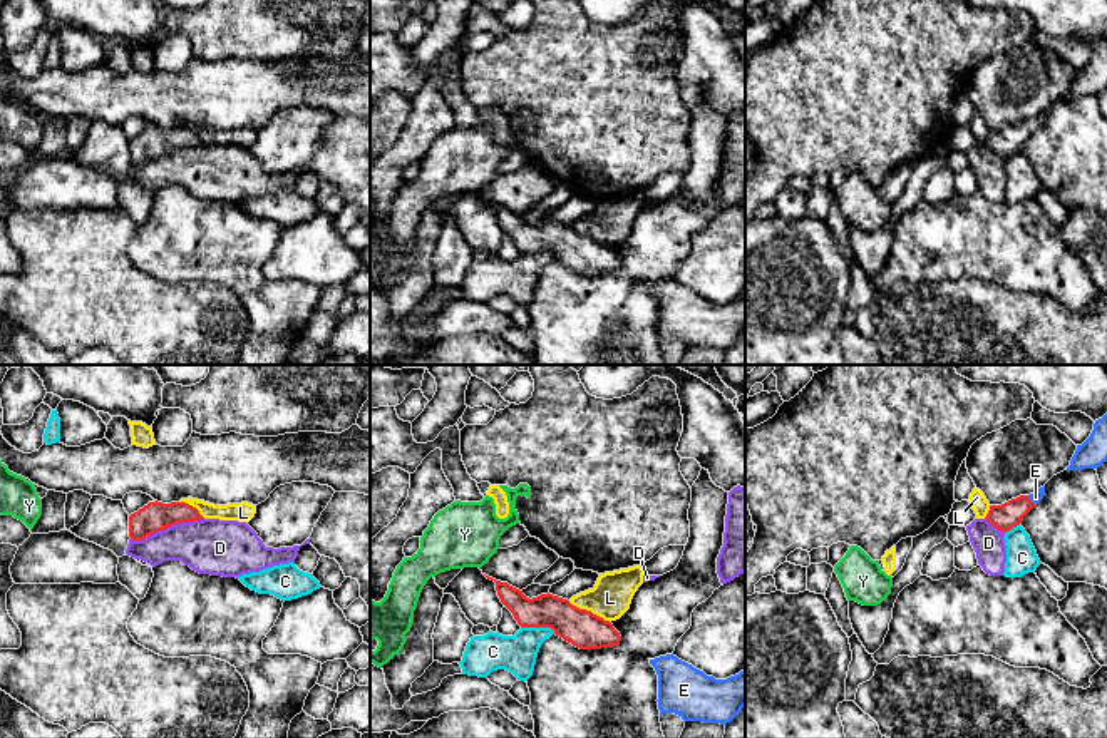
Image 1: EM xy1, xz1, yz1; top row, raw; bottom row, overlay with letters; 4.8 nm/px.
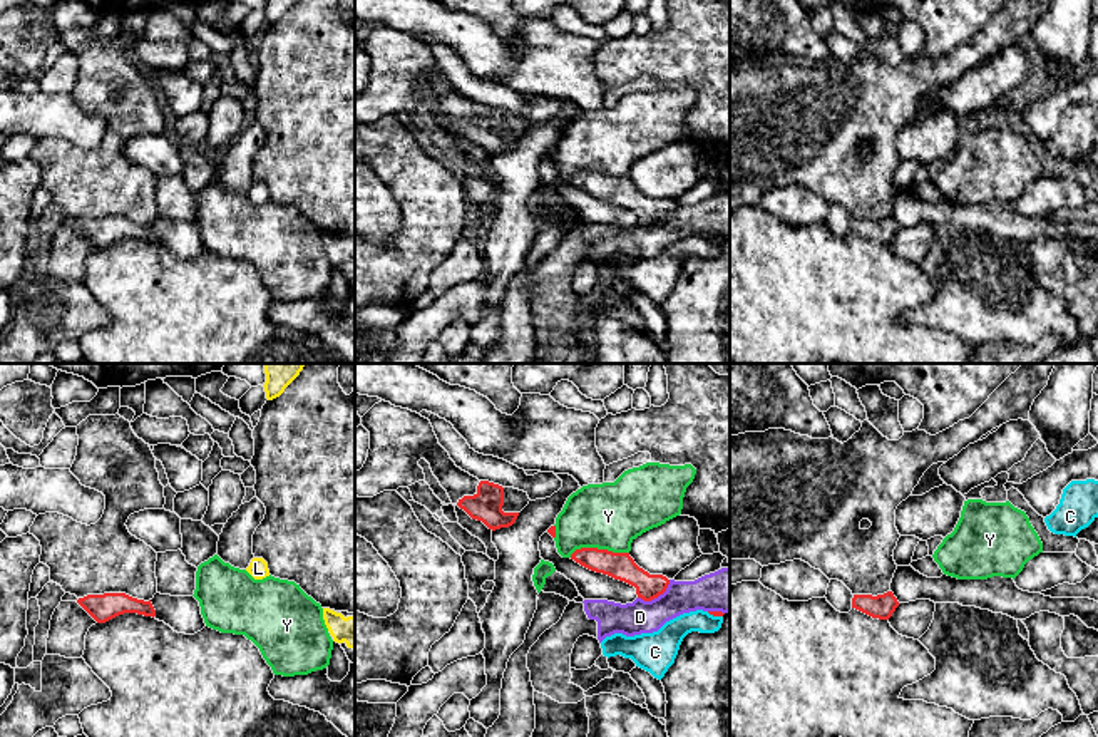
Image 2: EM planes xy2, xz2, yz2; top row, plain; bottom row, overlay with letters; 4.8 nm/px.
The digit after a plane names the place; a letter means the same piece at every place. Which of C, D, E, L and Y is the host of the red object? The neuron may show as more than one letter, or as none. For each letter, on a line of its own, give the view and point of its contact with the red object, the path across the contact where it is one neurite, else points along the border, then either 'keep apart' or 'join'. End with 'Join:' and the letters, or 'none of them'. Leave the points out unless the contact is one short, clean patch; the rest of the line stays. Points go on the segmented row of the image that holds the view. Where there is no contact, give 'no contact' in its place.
C: contact xz1 (538, 626); border xz1 (521, 626), (548, 626), (555, 633); keep apart
D: contact xy1 (166, 527); border xy1 (203, 517), (193, 522), (176, 522), (143, 539), (131, 539); keep apart
E: contact yz1 (1030, 501); way yz1 (1010, 514), (1030, 501), (1035, 497); join
L: contact xz1 (590, 611); border xz1 (568, 601), (590, 609), (610, 623); keep apart
Y: contact xz2 (598, 550); border xz2 (628, 553), (578, 548), (569, 556); keep apart
Join: E

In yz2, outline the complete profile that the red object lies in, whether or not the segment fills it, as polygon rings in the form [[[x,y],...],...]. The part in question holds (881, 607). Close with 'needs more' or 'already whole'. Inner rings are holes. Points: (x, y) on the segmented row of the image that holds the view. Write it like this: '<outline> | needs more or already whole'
[[[892,591],[877,596],[854,595],[852,598],[852,608],[879,620],[889,620],[897,606],[899,601]]] | already whole

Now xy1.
[[[149,502],[137,512],[129,515],[129,537],[144,541],[159,530],[183,522],[203,520],[199,510],[186,502]]] | already whole

